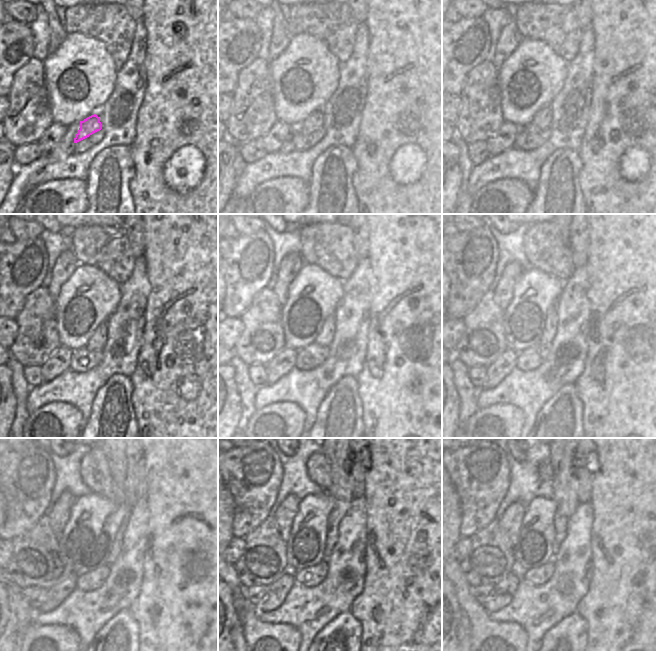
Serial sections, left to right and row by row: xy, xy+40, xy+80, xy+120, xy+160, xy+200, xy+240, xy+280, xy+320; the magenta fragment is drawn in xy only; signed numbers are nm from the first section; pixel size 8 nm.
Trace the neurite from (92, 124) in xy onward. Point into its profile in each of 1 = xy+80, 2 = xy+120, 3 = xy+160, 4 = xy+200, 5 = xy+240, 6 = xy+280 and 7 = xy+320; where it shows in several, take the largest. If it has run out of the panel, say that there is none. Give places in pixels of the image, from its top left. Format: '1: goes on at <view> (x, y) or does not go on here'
1: goes on at xy+80 (543, 119)
2: goes on at xy+120 (97, 342)
3: goes on at xy+160 (324, 338)
4: goes on at xy+200 (551, 328)
5: goes on at xy+240 (121, 511)
6: goes on at xy+280 (342, 486)
7: goes on at xy+320 (562, 458)

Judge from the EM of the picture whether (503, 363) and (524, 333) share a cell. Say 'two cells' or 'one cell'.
two cells

